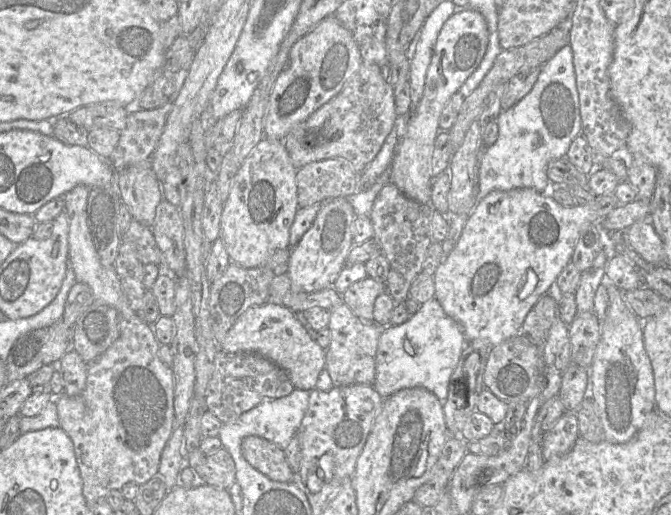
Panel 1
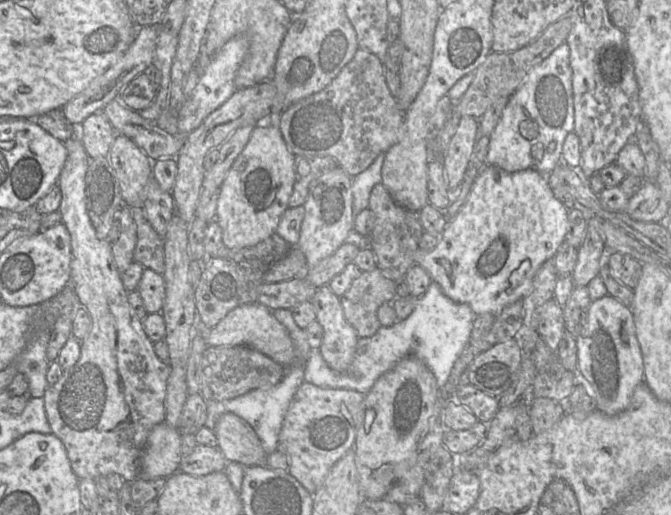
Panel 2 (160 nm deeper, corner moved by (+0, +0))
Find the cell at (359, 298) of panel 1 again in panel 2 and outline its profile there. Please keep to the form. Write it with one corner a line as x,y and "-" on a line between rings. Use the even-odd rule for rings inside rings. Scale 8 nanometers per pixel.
379,268
372,271
363,271
339,298
344,317
355,329
358,337
371,337
381,327
377,317
378,308
384,303
392,303
396,298
396,283
388,279

